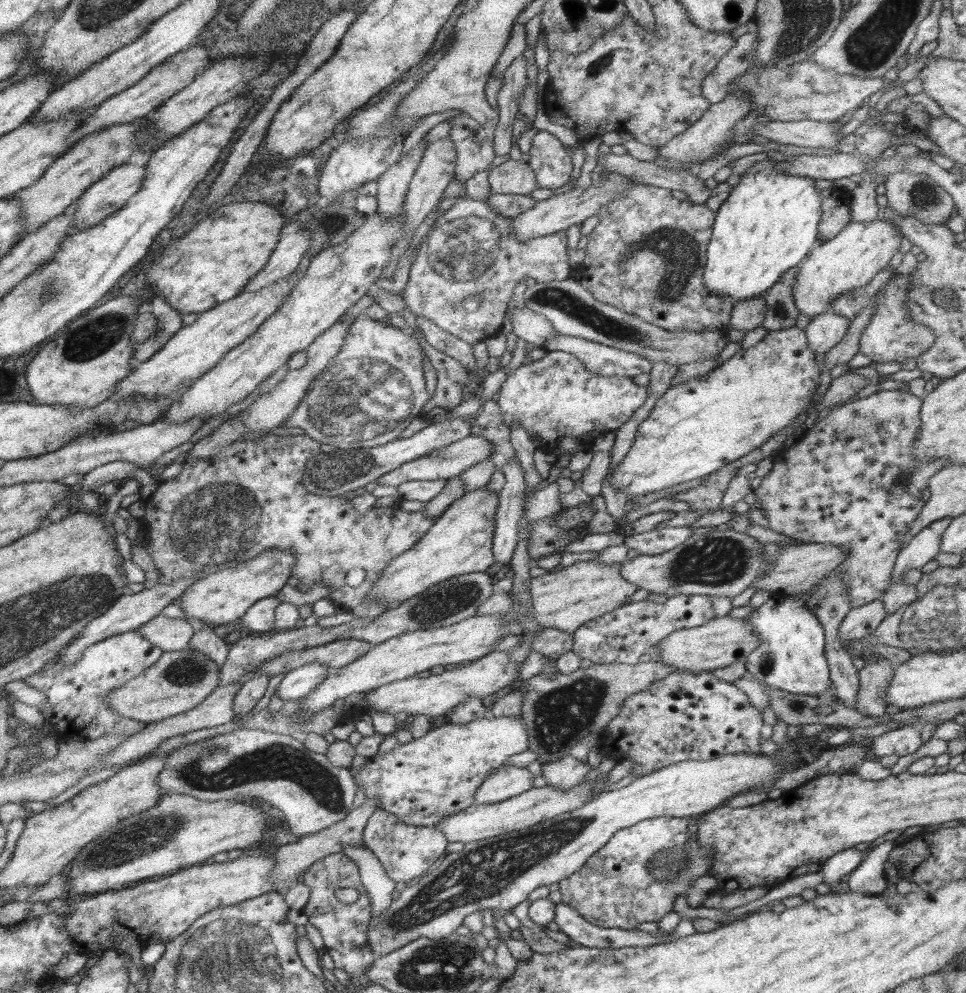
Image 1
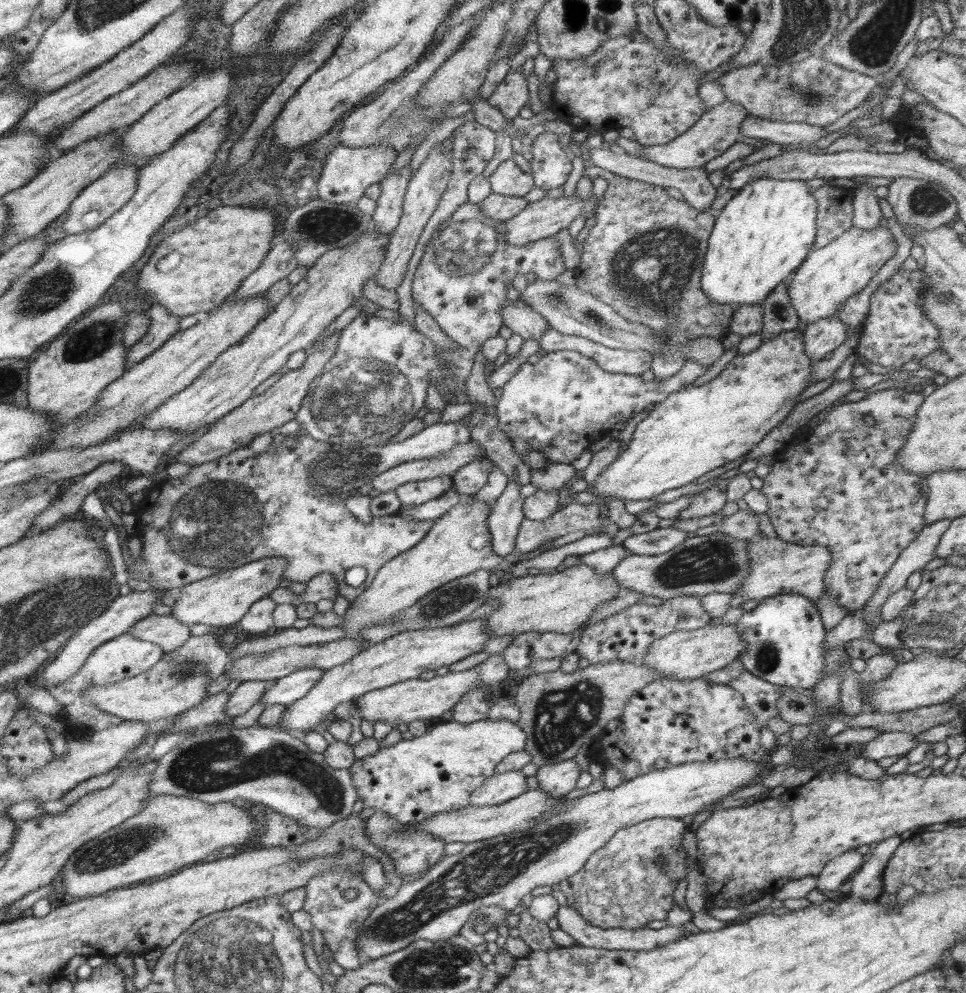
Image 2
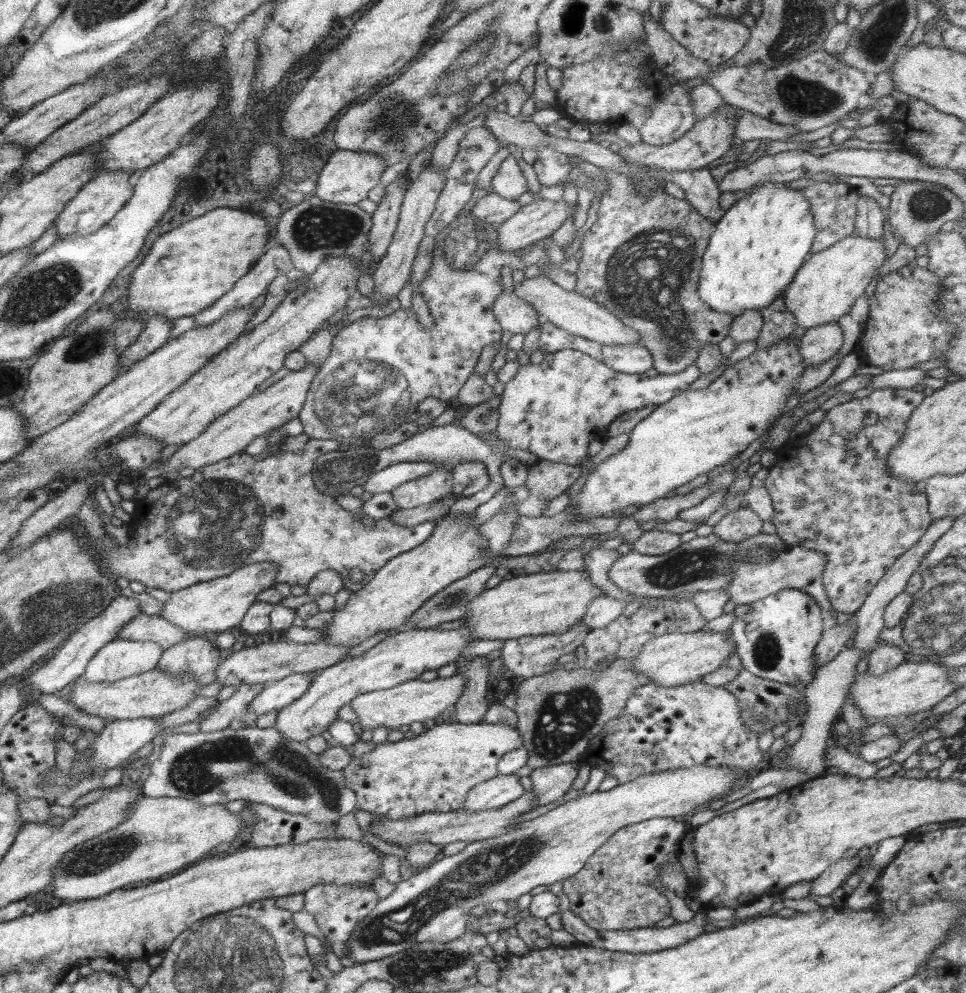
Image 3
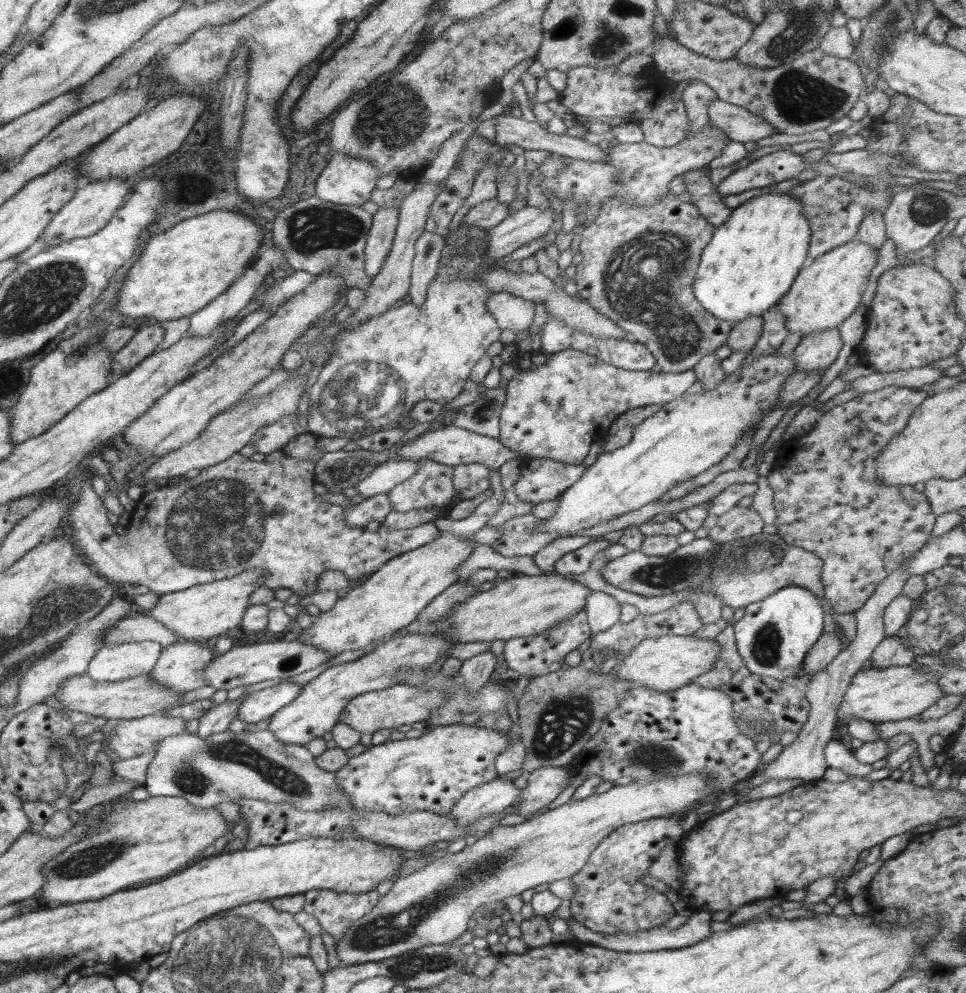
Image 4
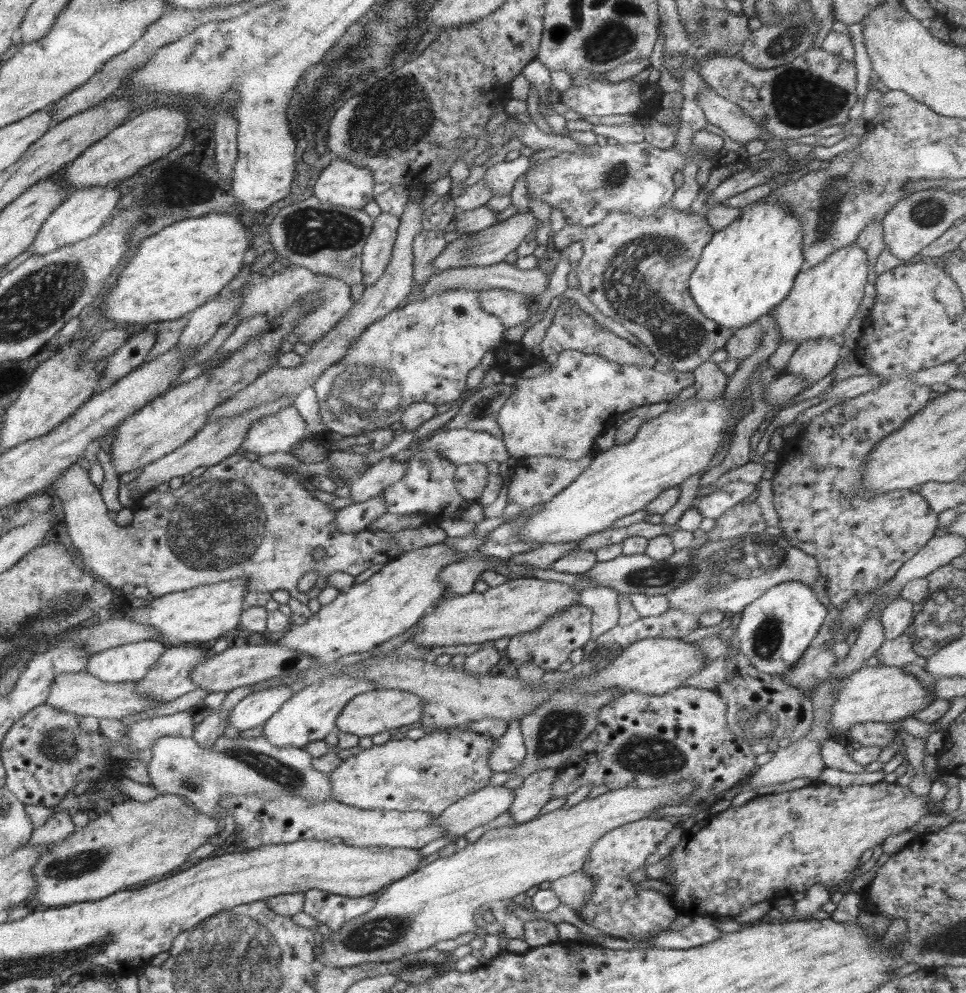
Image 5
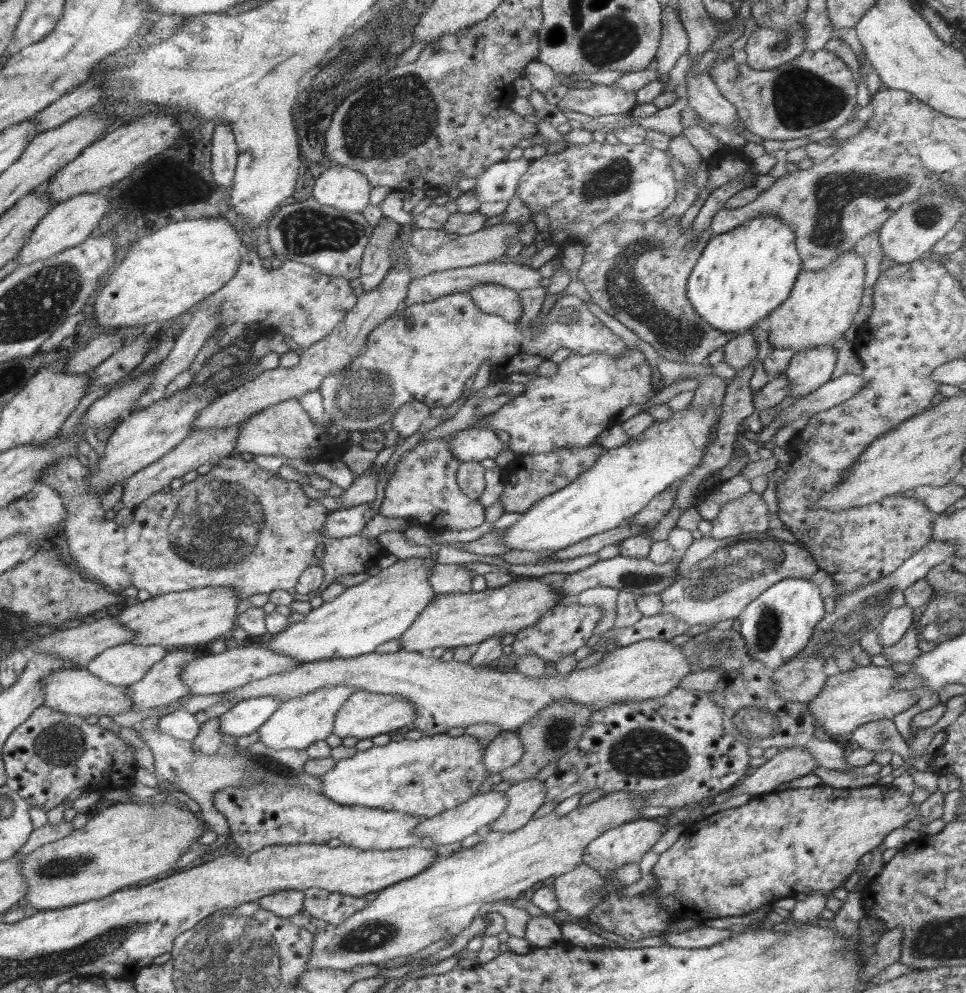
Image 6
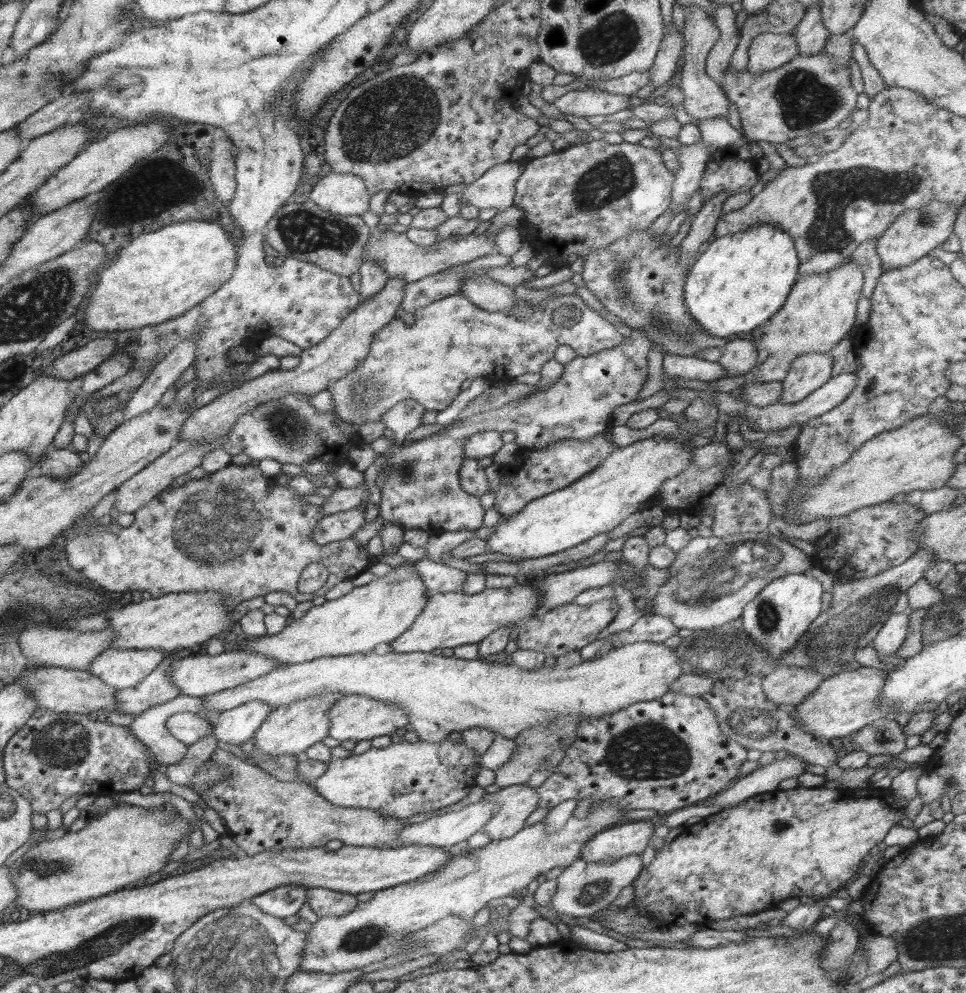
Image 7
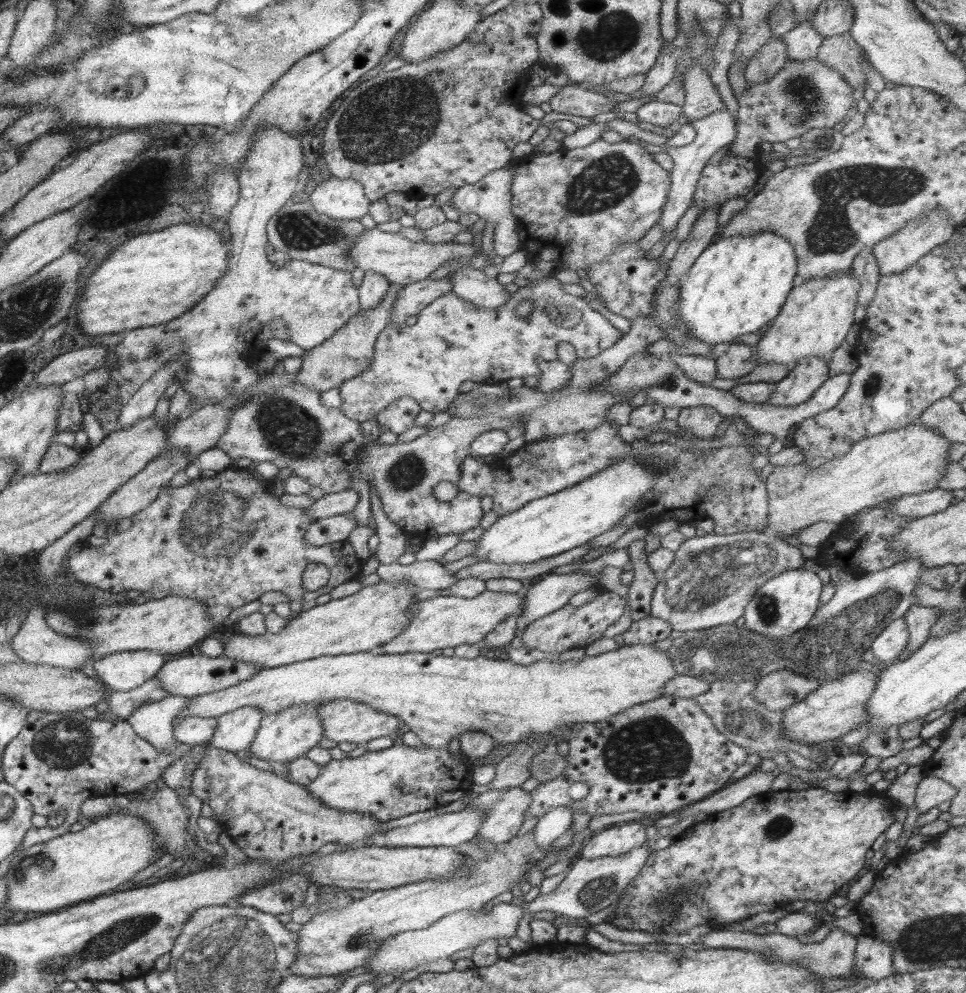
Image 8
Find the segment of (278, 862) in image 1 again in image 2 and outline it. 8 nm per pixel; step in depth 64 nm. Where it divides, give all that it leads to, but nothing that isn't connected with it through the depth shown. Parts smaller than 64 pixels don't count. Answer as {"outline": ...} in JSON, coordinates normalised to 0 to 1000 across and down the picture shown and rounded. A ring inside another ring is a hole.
{"outline":[[[366,819],[358,825],[350,826],[335,835],[334,839],[331,839],[325,846],[318,846],[318,848],[306,851],[305,860],[310,866],[316,866],[322,862],[335,862],[357,854],[367,854],[391,866],[406,892],[413,893],[417,889],[416,884],[409,878],[407,866],[377,841],[373,819]]]}

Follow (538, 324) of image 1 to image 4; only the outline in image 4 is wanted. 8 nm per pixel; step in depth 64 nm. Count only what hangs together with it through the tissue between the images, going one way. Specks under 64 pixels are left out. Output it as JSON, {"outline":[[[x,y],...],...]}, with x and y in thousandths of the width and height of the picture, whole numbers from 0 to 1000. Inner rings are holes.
{"outline":[[[510,294],[505,299],[503,308],[514,322],[519,333],[540,334],[548,331],[553,322],[554,306],[527,294]]]}

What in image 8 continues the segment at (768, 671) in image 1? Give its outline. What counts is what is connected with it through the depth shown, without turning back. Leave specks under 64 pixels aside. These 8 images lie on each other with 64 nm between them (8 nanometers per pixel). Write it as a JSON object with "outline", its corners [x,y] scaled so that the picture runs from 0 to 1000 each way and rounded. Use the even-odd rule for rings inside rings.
{"outline":[[[833,573],[815,574],[794,584],[781,597],[778,604],[769,616],[770,628],[774,634],[796,640],[800,645],[814,648],[827,634],[830,634],[851,608],[847,604],[853,588],[849,581]]]}

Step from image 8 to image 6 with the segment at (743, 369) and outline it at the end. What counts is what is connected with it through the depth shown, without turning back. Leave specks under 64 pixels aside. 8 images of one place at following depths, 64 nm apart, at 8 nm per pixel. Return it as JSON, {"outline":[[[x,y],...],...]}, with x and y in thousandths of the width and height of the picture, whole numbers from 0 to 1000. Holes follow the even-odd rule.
{"outline":[[[770,333],[757,341],[749,348],[749,365],[758,369],[759,372],[771,372],[778,367],[781,361],[785,359],[786,347],[783,345],[780,334]]]}

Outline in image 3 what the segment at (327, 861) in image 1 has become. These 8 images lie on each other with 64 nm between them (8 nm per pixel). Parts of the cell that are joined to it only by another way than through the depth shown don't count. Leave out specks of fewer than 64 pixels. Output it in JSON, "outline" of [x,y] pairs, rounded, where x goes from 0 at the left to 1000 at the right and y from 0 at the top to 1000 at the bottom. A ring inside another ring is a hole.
{"outline":[[[326,890],[316,898],[316,909],[314,914],[323,919],[328,927],[329,935],[335,940],[346,961],[352,966],[355,974],[367,973],[366,967],[362,967],[359,960],[359,947],[366,939],[369,932],[379,925],[382,918],[390,911],[385,890],[374,891],[349,891],[349,890]]]}

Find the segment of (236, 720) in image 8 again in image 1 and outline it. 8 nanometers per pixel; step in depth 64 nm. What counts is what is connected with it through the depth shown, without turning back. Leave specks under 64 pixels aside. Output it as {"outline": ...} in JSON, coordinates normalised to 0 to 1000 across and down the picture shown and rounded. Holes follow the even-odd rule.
{"outline":[[[328,667],[314,669],[304,675],[299,675],[284,698],[293,707],[315,704],[327,696],[327,692],[337,684],[341,677],[342,673]]]}

